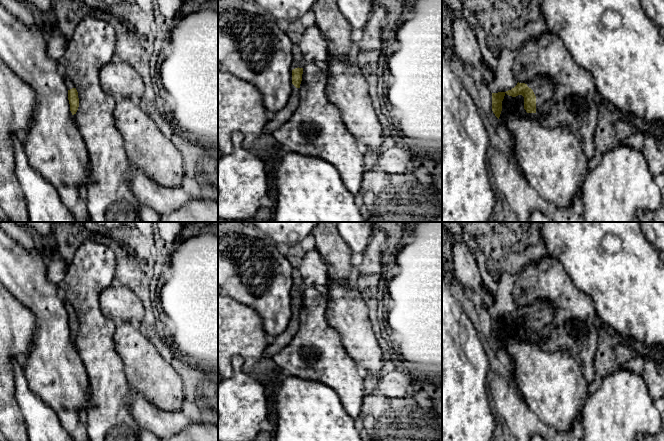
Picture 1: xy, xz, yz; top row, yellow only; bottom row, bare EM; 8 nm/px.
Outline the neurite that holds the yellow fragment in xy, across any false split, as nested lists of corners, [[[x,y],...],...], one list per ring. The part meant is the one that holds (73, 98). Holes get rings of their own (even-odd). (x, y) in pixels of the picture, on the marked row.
[[[64,76],[64,82],[68,89],[68,100],[70,104],[70,111],[72,115],[76,114],[78,107],[79,107],[79,98],[78,98],[78,92],[75,88],[75,85],[73,84],[72,80]]]

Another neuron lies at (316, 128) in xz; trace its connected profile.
[[[307,63],[303,68],[299,88],[299,105],[291,118],[272,136],[277,143],[289,151],[319,158],[331,163],[340,174],[347,190],[355,196],[360,192],[364,175],[364,155],[358,148],[359,141],[347,130],[341,112],[327,97],[325,91],[329,73],[315,63]]]

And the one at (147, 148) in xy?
[[[118,99],[114,117],[130,164],[162,187],[181,187],[182,155],[164,135],[160,124],[140,108],[138,101]]]

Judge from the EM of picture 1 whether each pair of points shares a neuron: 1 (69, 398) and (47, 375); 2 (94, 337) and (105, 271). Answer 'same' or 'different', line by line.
1: same
2: same

